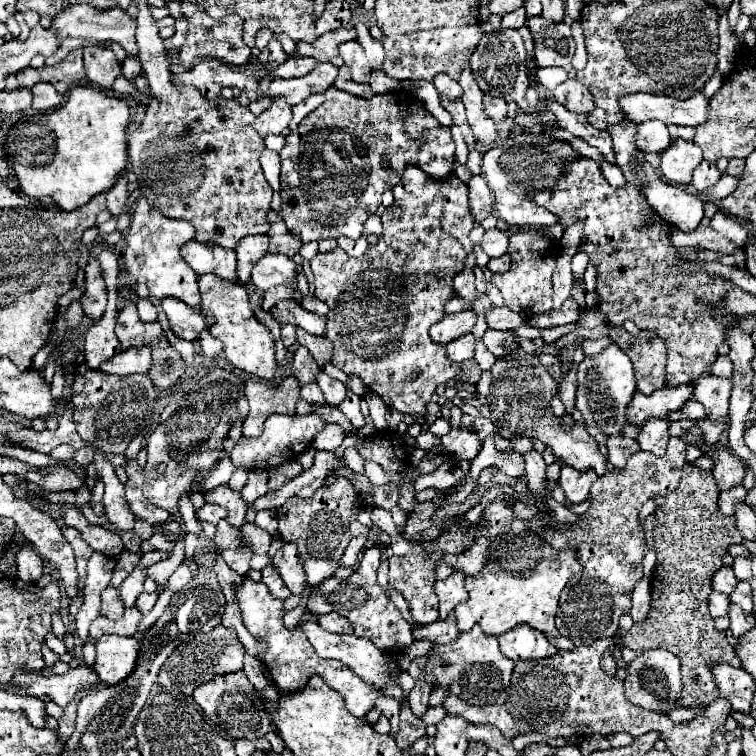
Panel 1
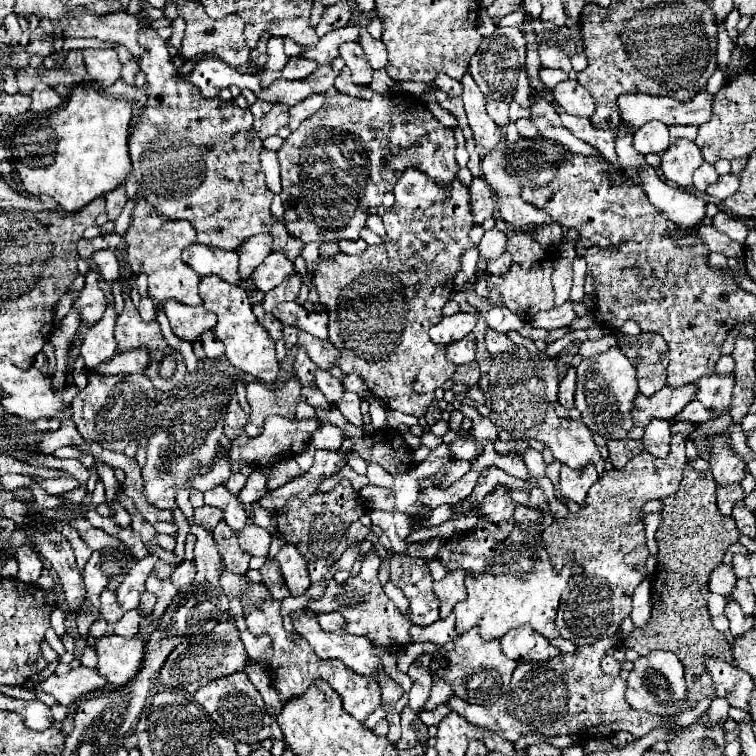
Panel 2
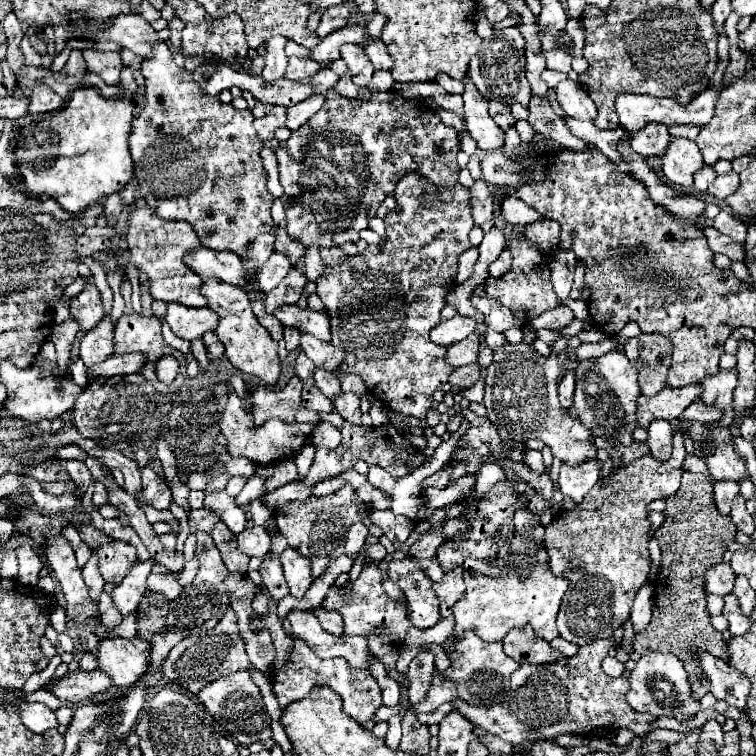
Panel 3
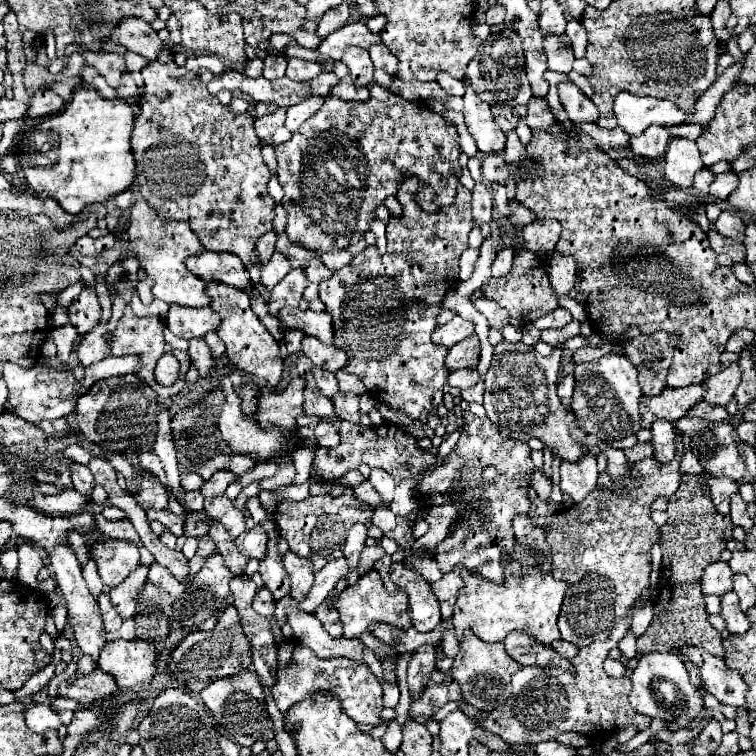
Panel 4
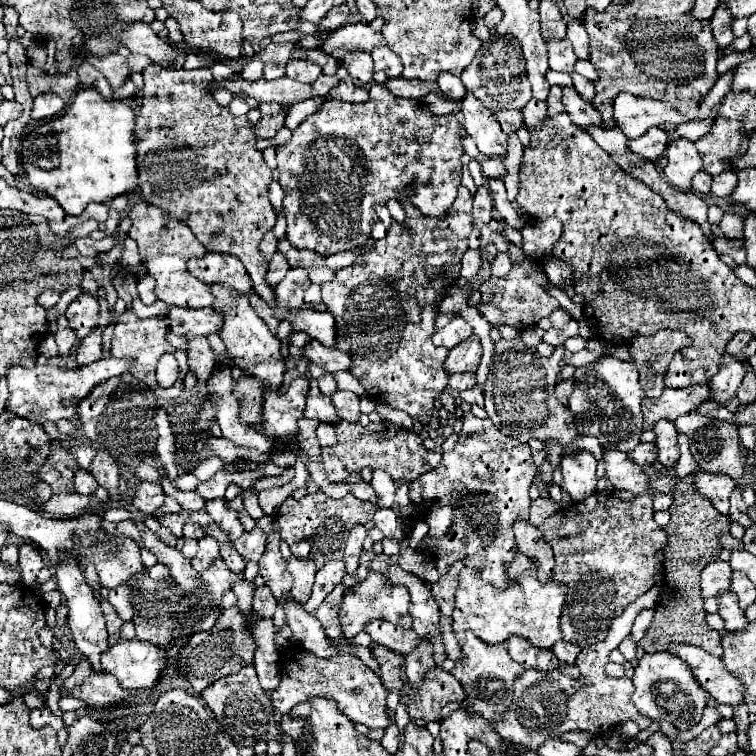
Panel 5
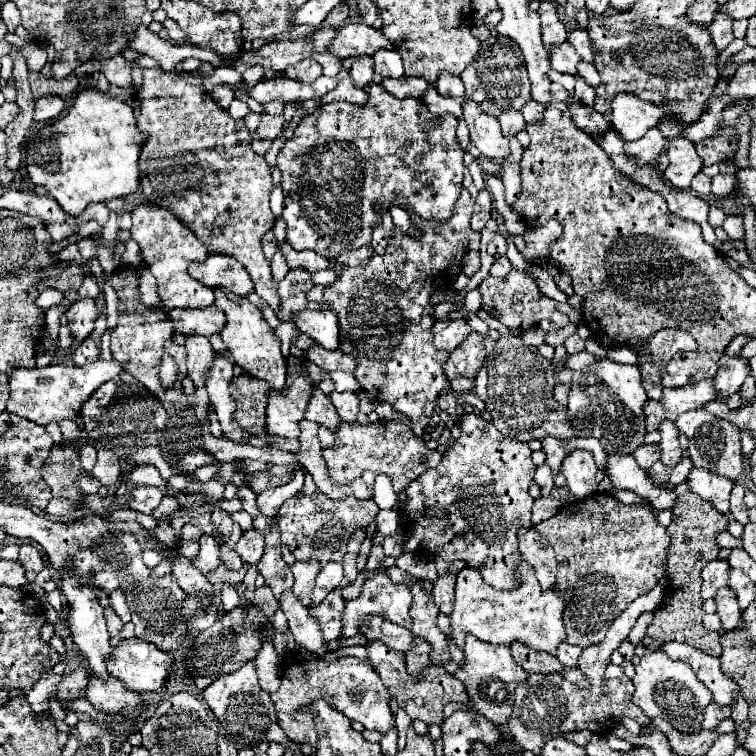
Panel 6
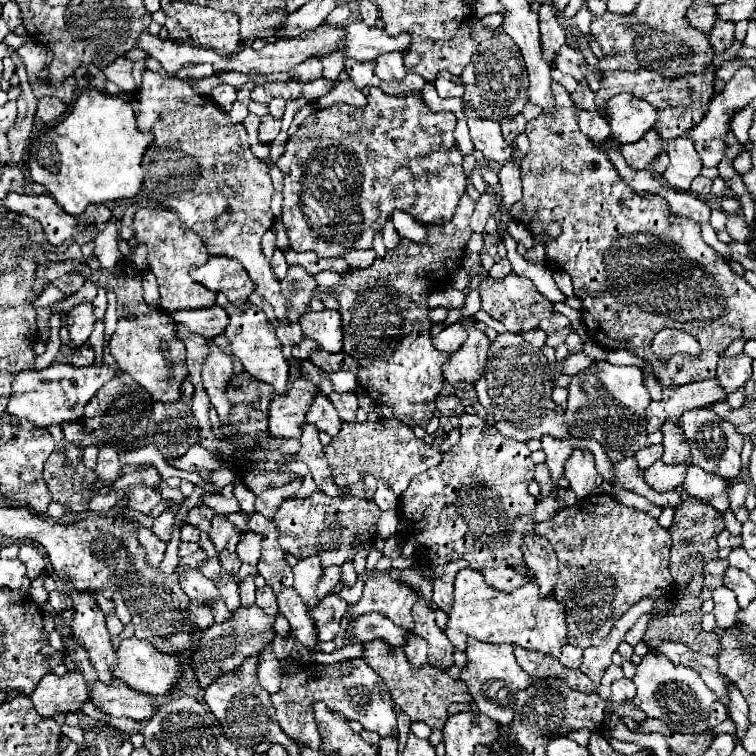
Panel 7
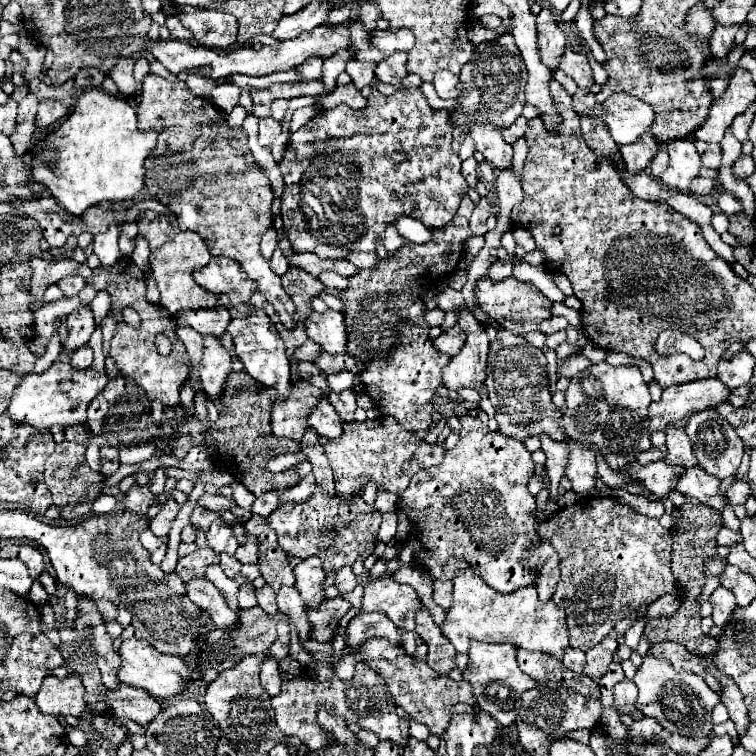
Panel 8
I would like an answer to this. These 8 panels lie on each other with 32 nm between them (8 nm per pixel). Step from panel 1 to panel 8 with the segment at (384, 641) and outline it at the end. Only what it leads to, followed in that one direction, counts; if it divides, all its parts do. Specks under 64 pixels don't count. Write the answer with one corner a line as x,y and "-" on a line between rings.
390,574
380,576
376,580
370,580
364,588
364,598
362,598
362,606
358,608
356,614
362,612
384,612
398,628
402,630
414,630
414,610
420,606
420,598
416,594
416,590
412,586
406,584
398,584

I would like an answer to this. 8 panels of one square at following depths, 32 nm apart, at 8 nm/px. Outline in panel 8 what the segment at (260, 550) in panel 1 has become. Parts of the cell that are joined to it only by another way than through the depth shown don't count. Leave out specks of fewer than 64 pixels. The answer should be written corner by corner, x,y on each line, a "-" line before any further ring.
246,536
246,542
234,554
242,564
256,564
258,562
258,538

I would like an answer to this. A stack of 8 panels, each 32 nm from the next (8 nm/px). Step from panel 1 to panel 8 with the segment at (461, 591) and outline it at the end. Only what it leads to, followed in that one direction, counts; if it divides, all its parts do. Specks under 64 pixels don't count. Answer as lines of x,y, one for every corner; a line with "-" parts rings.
450,578
434,580
434,602
442,606
444,610
452,606
452,580

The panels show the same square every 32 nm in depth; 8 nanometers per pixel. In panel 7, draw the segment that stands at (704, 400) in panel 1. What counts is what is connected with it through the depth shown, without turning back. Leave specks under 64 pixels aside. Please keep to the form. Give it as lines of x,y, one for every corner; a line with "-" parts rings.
738,354
734,358
728,358
728,356
722,356
718,360
718,374
716,374
716,380
718,384
722,386
722,390
726,394
730,392
736,392
738,388
744,386
744,382
750,378
752,374
752,358
744,356
744,354

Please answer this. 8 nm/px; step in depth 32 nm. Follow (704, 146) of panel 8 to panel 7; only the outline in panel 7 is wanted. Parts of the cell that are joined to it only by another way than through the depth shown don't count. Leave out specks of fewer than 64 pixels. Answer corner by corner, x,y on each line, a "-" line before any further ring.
724,140
696,142
696,152
700,154
704,166
718,166
726,154
726,144
724,144

